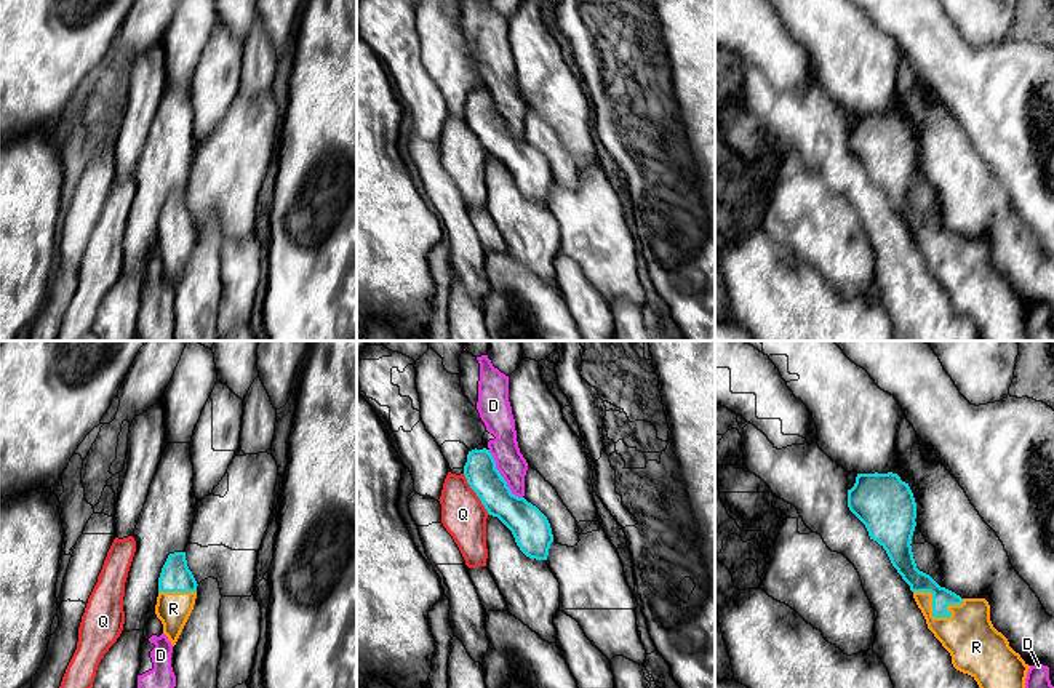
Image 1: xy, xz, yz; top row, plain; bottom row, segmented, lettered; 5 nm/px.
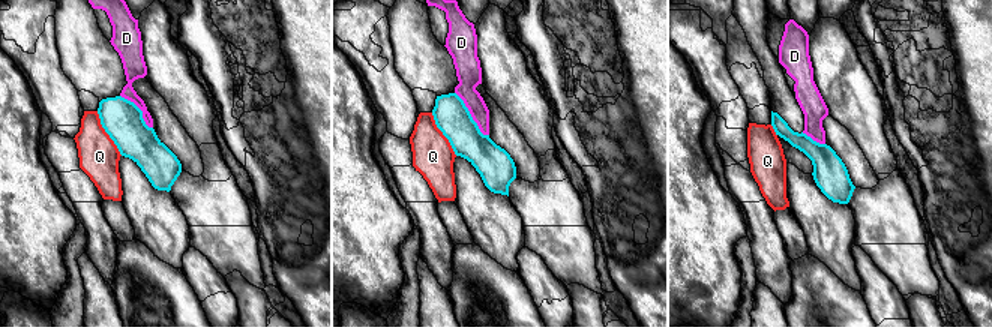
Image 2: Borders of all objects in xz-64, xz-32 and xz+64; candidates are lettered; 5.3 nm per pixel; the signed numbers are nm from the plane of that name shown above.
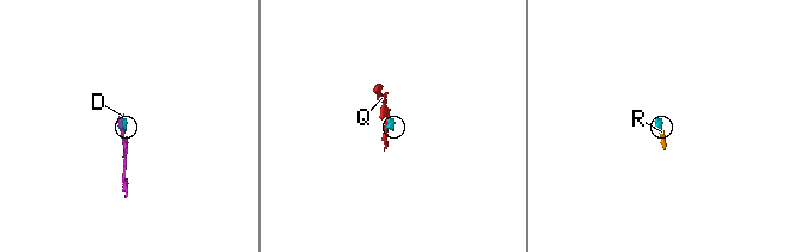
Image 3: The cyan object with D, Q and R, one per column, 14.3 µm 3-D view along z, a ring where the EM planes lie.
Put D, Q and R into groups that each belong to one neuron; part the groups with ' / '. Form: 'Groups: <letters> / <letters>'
Groups: D / Q / R

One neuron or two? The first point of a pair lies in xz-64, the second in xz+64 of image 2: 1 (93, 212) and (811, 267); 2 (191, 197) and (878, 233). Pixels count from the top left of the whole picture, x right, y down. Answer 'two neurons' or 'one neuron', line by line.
1: two neurons
2: one neuron

